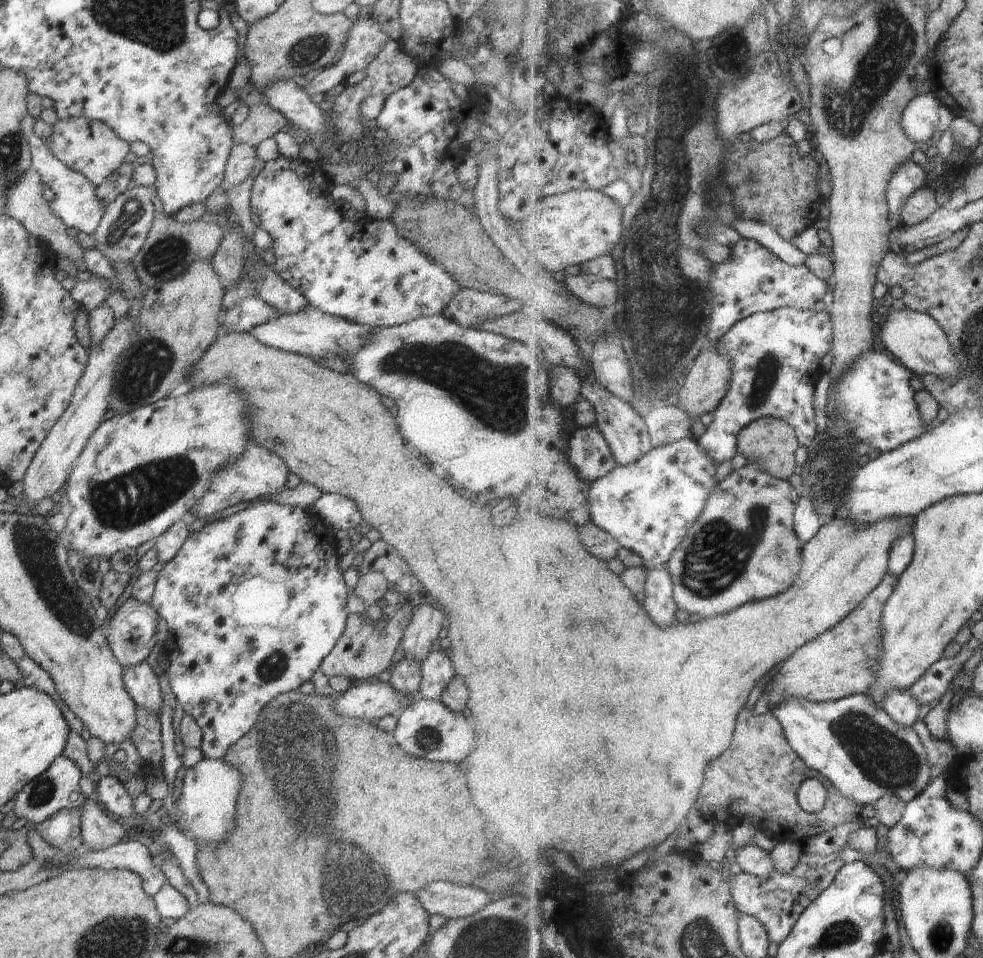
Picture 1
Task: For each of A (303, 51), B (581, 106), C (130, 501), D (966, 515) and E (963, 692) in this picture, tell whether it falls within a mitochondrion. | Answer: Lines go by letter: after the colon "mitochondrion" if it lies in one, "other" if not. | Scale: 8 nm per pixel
A: mitochondrion
B: other
C: mitochondrion
D: other
E: other

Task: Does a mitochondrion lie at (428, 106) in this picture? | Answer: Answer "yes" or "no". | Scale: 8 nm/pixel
no

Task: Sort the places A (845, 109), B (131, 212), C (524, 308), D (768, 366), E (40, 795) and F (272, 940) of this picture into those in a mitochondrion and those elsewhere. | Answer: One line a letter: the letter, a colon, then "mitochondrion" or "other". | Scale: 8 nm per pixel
A: mitochondrion
B: mitochondrion
C: other
D: mitochondrion
E: mitochondrion
F: other

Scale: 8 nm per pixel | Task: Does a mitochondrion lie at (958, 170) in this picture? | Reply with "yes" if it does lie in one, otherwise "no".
no

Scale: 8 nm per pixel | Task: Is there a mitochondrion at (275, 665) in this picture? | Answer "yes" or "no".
yes

